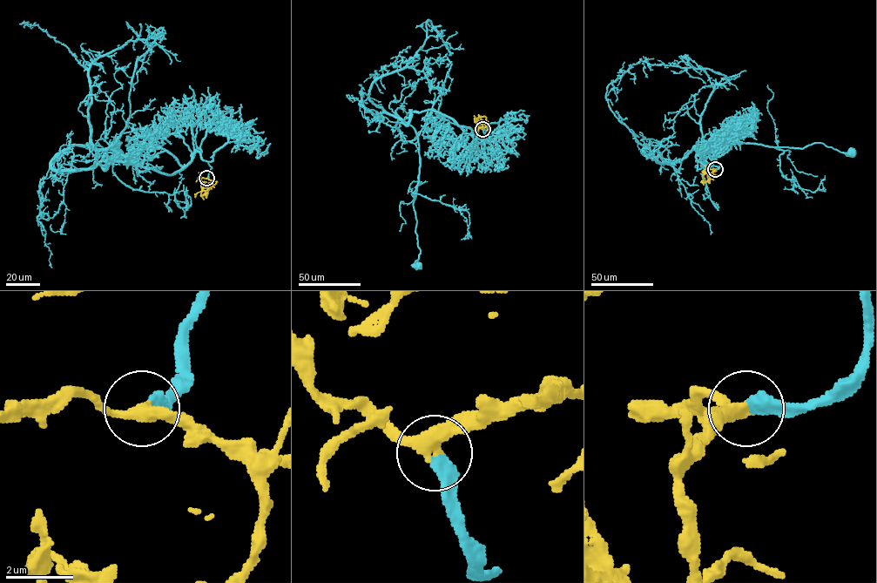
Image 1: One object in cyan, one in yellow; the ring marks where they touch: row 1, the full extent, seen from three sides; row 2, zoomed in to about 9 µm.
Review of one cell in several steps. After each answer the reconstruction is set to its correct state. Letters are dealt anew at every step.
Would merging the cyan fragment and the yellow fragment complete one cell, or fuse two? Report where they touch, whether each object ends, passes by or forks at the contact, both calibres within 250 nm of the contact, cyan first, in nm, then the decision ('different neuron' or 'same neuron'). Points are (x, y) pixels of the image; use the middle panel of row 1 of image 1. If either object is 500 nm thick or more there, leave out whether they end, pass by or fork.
at (482, 129); cyan ends there; yellow passes by; 400 nm thick on the cyan side, 360 nm on the other; same neuron

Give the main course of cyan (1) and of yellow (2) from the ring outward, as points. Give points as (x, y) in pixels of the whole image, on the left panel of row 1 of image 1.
1: (206, 178), (212, 167), (199, 152), (172, 174), (112, 150), (105, 169), (97, 159), (115, 142), (118, 154)
2: (206, 178), (198, 178), (204, 185), (212, 184), (201, 193), (203, 199)

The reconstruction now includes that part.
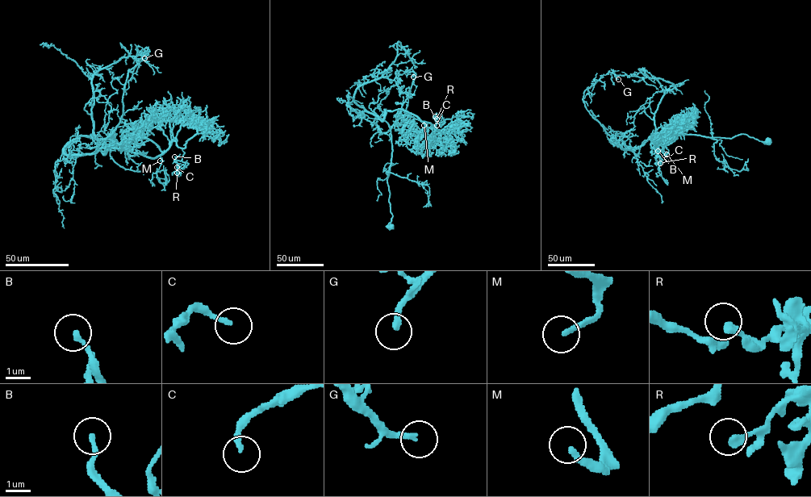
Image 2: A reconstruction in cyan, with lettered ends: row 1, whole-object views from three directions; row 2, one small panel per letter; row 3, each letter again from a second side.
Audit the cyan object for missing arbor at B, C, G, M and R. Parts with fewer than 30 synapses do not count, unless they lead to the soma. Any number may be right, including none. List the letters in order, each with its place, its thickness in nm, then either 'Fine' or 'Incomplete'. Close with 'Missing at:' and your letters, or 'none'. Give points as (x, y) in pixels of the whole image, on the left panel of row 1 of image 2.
B: Place: (174, 156). Thickness 200 nm. Fine
C: Place: (177, 167). Thickness 160 nm. Fine
G: Place: (144, 58). Thickness 220 nm. Incomplete
M: Place: (160, 160). Thickness 220 nm. Incomplete
R: Place: (177, 173). Thickness 280 nm. Fine
Missing at: G, M

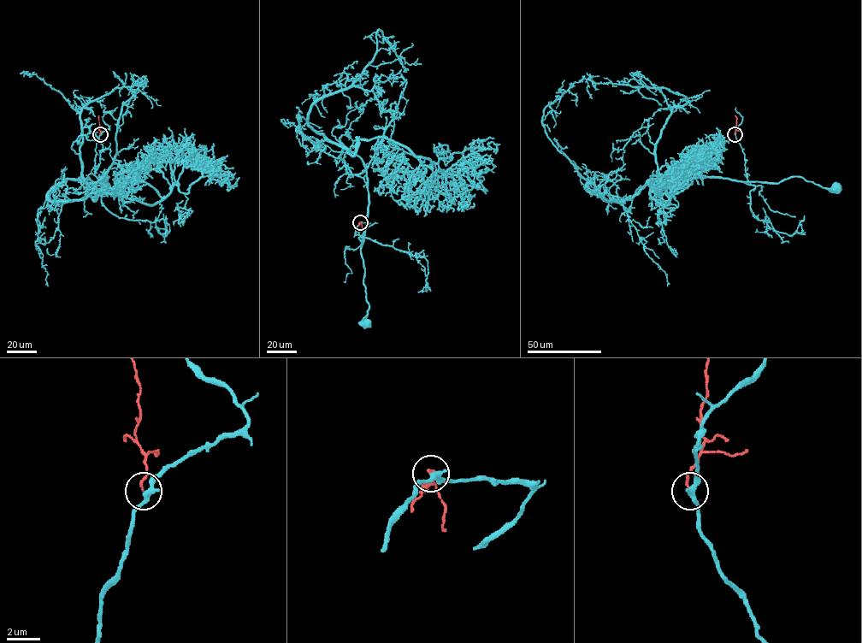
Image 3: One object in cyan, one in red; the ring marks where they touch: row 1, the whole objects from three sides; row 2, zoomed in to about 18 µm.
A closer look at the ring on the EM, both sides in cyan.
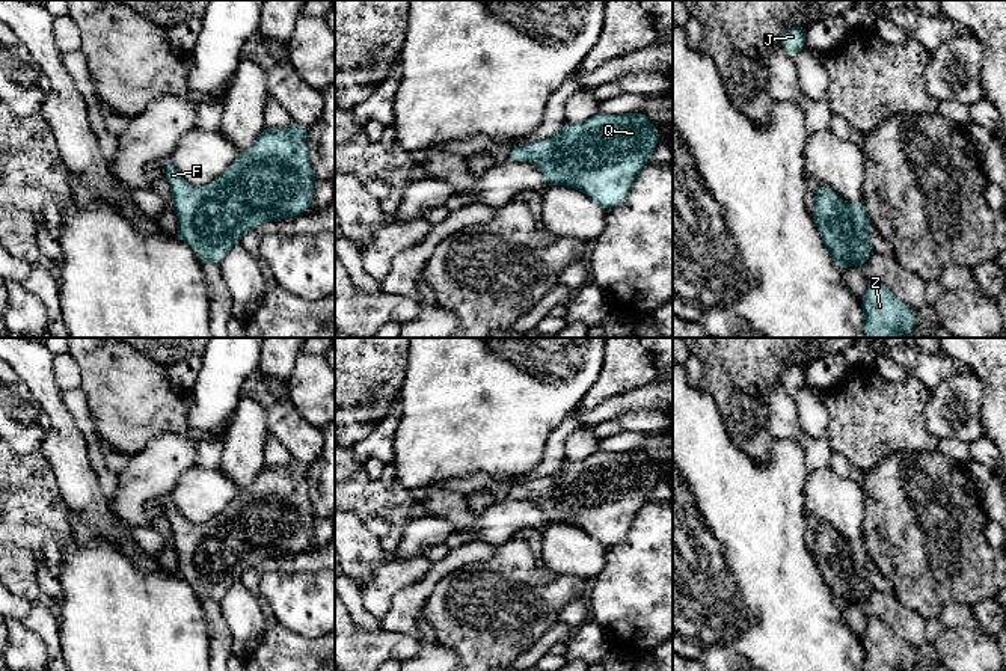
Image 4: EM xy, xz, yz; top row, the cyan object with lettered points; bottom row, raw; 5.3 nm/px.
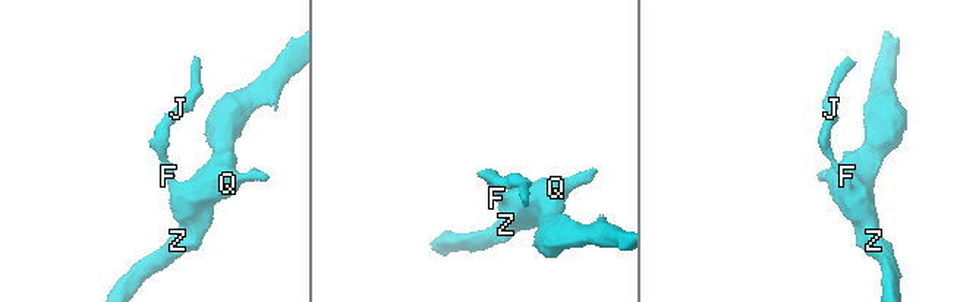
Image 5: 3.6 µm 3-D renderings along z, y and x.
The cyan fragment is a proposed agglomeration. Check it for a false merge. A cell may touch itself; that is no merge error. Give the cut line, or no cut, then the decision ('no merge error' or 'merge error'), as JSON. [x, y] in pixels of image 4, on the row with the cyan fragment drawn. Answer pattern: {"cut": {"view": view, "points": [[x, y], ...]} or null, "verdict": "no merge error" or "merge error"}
{"cut": null, "verdict": "no merge error"}

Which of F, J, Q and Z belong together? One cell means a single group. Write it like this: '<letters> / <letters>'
F J Q Z

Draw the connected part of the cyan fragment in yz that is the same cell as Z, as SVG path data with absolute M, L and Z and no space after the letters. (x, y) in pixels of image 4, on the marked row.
M867 277L867 291L861 299L861 309L863 330L869 338L908 336L919 317L885 283L870 277Z

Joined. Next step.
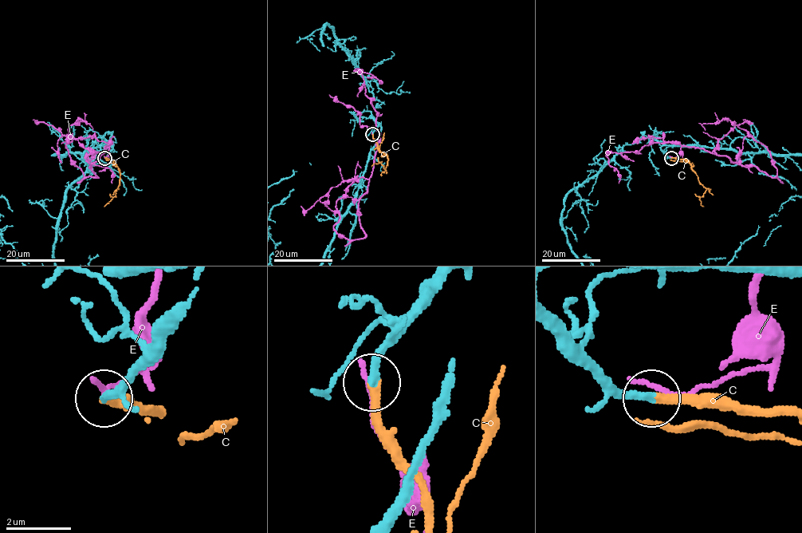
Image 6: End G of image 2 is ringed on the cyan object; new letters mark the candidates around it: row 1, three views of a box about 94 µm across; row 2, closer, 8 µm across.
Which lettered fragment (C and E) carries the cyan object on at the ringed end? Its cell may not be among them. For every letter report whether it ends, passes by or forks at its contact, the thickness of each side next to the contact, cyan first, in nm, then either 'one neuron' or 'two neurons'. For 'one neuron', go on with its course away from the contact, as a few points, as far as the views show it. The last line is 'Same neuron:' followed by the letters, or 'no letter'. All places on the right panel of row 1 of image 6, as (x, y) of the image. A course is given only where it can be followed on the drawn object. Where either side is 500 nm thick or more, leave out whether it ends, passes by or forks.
C: it ends there; 260 nm thick on the cyan side, 280 nm on the other; one neuron; it runs (671, 158), (685, 159), (692, 166), (699, 182), (706, 190), (700, 198), (703, 207)
E: it ends there; 240 nm thick on the cyan side, 150 nm on the other; two neurons
Same neuron: C

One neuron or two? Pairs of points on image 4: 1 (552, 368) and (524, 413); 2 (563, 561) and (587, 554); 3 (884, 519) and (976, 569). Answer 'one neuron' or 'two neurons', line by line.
1: one neuron
2: one neuron
3: one neuron

